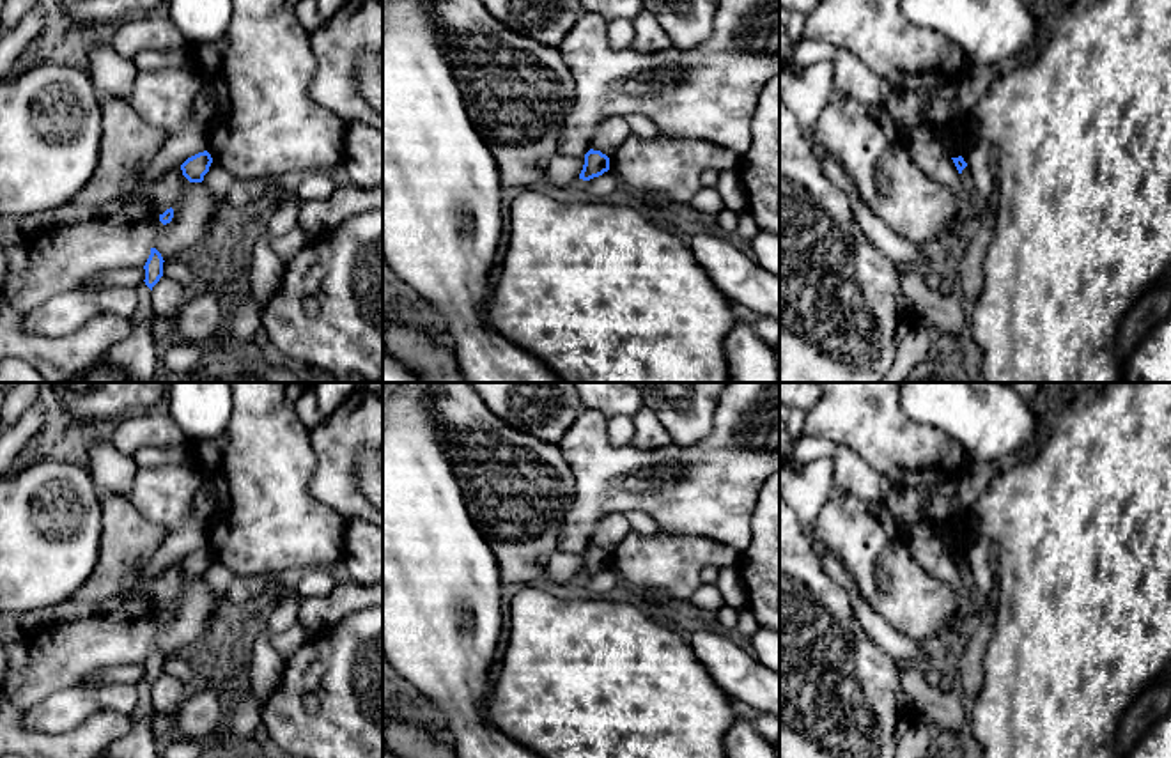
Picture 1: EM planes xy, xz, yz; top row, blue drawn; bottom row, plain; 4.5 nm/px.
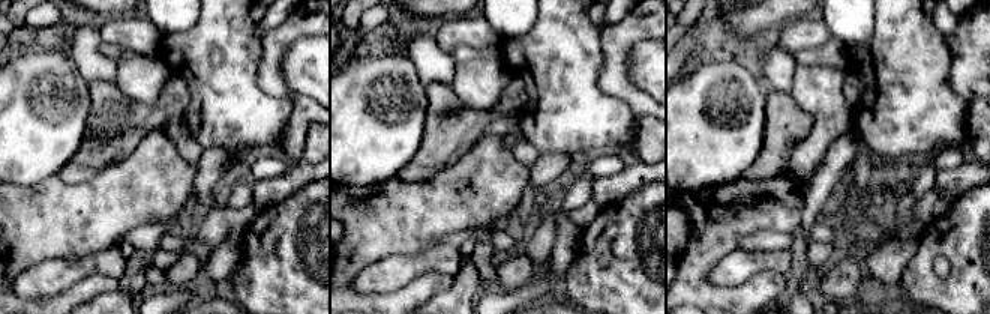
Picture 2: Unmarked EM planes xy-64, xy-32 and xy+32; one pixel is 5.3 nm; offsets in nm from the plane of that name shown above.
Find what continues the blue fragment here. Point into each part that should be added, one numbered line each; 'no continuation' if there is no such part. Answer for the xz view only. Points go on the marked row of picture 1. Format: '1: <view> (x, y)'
no continuation

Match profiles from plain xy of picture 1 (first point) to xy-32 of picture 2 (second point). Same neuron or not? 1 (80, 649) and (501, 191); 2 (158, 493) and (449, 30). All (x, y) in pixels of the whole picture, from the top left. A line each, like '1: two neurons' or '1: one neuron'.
1: one neuron
2: one neuron

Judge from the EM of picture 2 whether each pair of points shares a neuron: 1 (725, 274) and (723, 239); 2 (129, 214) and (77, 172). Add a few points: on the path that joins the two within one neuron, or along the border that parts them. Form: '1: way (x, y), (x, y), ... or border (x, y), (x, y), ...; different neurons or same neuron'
1: border (738, 248), (726, 253), (710, 271), (711, 284); different neurons
2: border (119, 163), (81, 182), (65, 184), (56, 176); different neurons

